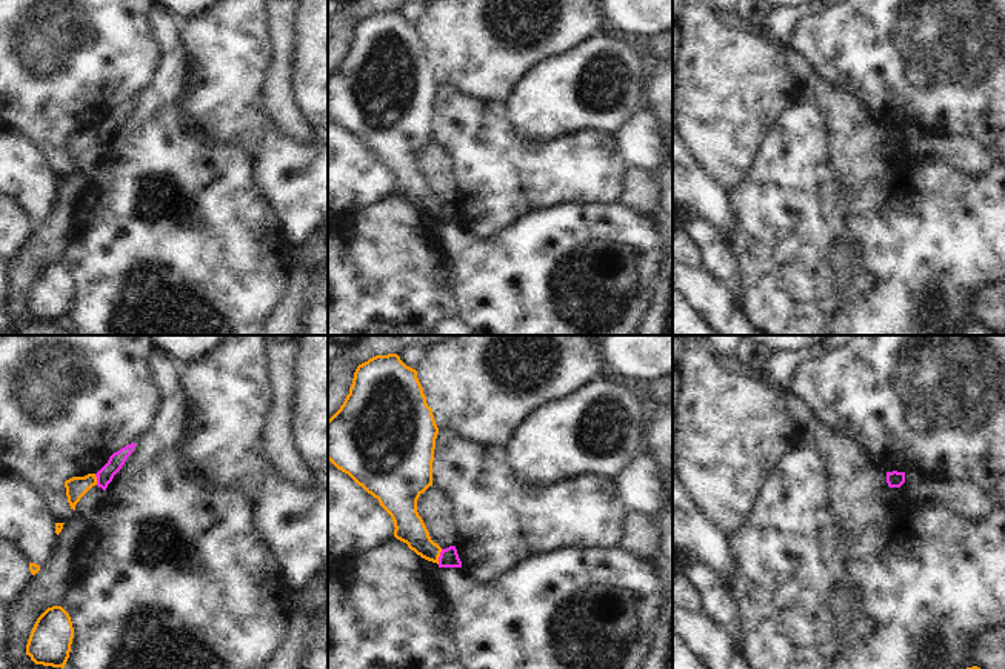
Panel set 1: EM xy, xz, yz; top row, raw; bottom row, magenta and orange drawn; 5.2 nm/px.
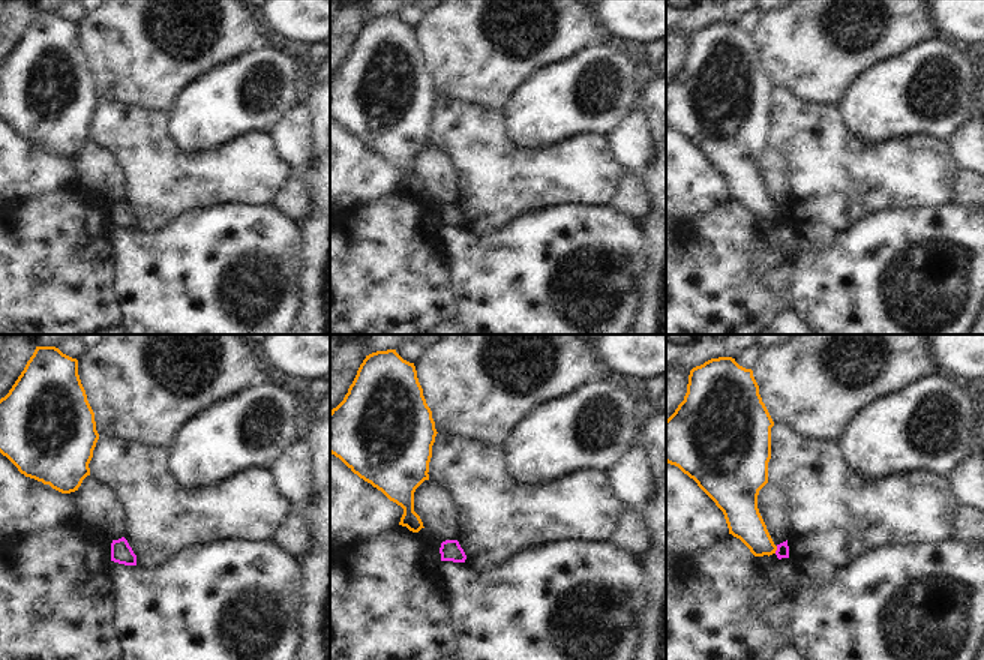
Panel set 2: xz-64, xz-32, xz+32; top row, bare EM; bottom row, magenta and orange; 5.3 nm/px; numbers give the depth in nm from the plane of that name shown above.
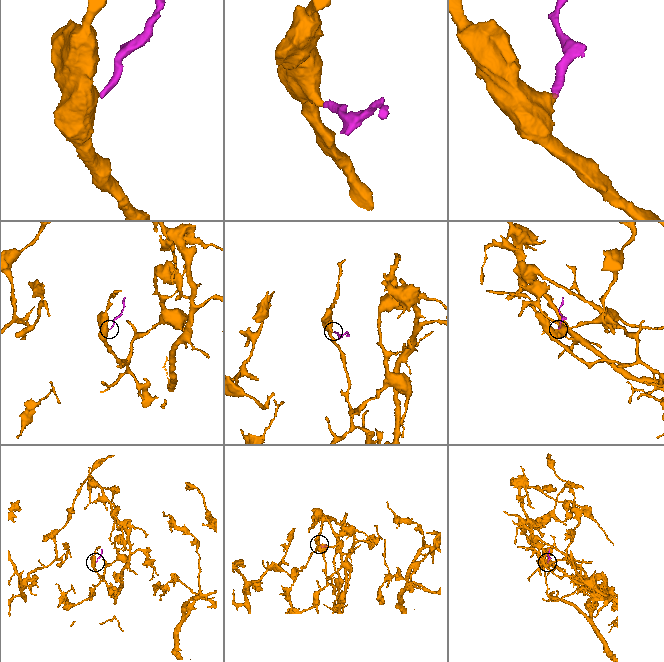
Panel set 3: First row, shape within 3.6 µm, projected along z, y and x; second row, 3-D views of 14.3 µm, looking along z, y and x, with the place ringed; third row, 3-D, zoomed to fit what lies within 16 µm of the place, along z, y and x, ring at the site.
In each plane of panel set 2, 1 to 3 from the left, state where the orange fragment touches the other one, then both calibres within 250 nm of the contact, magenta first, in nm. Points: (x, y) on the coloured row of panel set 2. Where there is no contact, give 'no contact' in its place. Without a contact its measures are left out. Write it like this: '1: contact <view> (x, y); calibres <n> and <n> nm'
1: no contact
2: no contact
3: contact xz+32 (777, 549); calibres 70 and 190 nm

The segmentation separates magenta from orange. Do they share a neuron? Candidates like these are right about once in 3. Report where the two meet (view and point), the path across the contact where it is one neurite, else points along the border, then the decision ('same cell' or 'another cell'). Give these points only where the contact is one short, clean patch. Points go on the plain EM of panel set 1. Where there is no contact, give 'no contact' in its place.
xz (439, 213) | along xz (442, 205), (437, 219) | another cell

